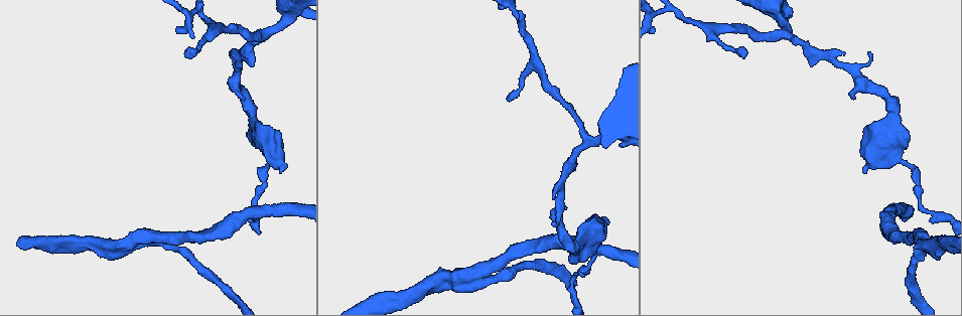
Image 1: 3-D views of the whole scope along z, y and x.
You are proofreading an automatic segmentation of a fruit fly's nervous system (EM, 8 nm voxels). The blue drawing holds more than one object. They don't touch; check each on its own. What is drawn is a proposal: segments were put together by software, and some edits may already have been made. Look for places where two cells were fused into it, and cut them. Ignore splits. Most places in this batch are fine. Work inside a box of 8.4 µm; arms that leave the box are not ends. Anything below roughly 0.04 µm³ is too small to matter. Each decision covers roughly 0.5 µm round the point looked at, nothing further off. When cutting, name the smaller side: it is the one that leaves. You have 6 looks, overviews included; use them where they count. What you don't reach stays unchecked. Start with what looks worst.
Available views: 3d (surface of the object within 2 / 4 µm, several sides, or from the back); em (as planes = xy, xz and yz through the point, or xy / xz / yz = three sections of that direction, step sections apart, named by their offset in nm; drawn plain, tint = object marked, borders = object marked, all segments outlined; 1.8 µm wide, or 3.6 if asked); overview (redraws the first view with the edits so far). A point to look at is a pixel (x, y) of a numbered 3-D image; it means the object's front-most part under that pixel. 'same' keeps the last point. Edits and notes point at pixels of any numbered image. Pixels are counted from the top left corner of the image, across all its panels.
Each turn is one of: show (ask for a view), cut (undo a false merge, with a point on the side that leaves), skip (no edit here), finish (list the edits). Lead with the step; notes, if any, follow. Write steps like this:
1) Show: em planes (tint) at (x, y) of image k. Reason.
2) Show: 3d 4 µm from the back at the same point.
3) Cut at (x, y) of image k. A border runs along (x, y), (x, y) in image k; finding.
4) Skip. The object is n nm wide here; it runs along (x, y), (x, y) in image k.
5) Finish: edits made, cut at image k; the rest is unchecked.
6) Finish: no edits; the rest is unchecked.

Show: em planes (borders) at (489, 270) of image 1. A fork.

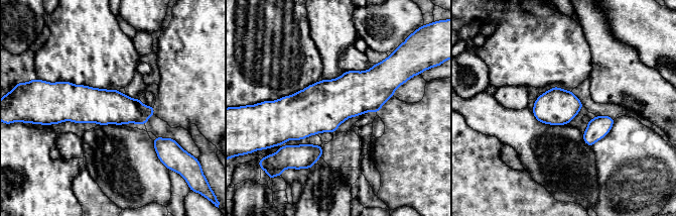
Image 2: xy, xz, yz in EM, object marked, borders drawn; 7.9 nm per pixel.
Skip. It runs along (52, 104), (92, 104), (151, 112) in image 2; one cell here.

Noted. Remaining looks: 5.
Show: 3d 2 µm at (256, 201) of image 1. Thin neck.

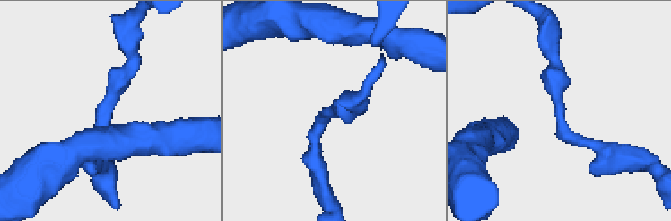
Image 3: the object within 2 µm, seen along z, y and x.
Show: em planes (tint) at (557, 115) of image 3. The arms are 160, 180 nm wide.

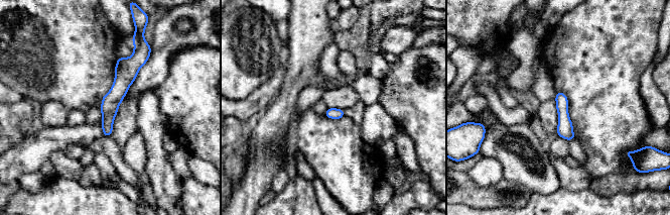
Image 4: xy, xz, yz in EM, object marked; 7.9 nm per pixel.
Skip. It runs along (139, 59), (110, 102), (106, 133) in image 4; continuous, no second cell.

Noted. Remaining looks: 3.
Show: 3d 4 µm at (609, 132) of image 1. Calibre changes.

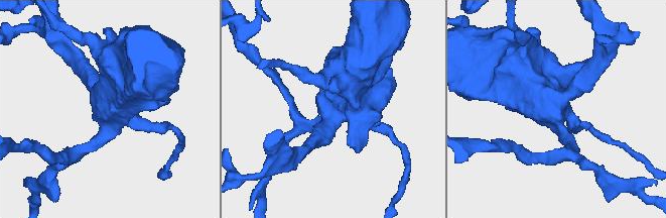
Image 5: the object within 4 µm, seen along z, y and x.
Show: em 3.6 µm planes (tint) at (334, 111) of image 5.

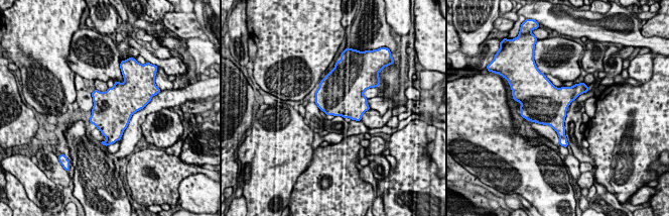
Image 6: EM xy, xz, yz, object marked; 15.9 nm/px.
Skip. One cell here.

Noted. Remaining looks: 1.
Finish: no edits; the rest is unchecked.

